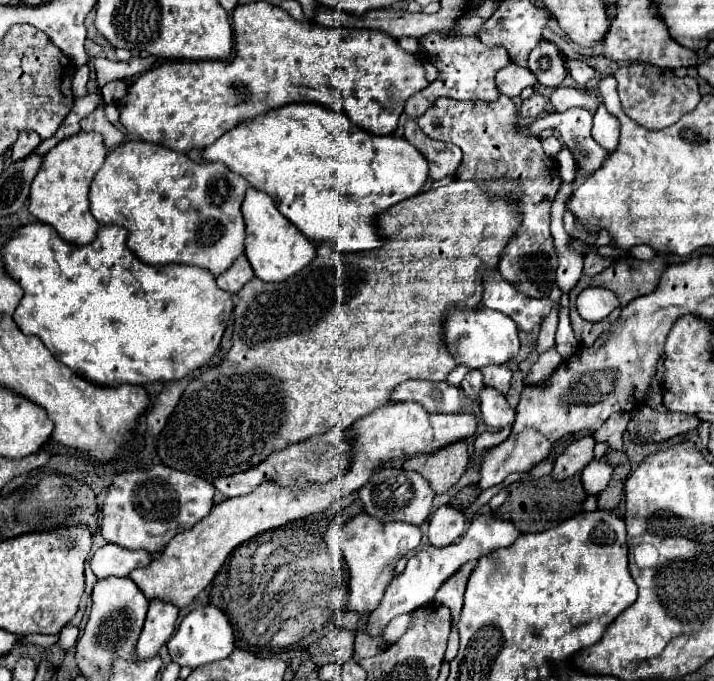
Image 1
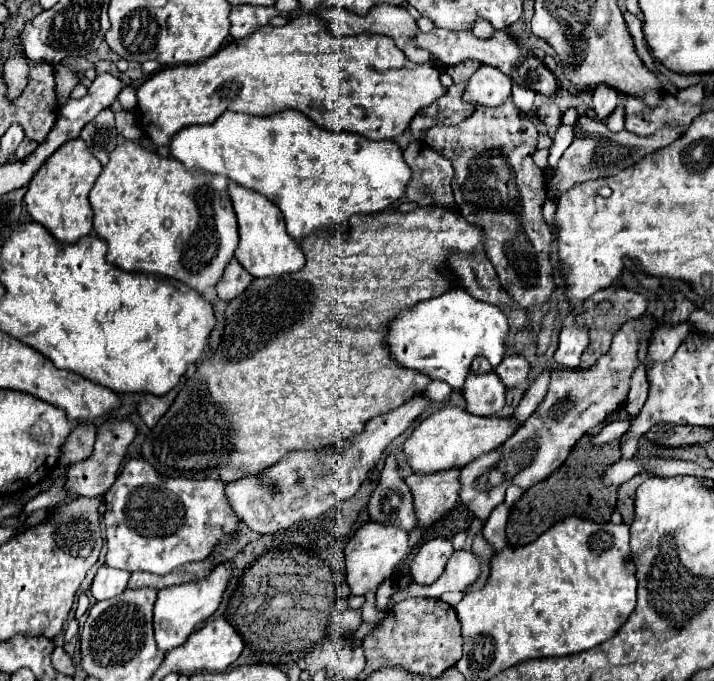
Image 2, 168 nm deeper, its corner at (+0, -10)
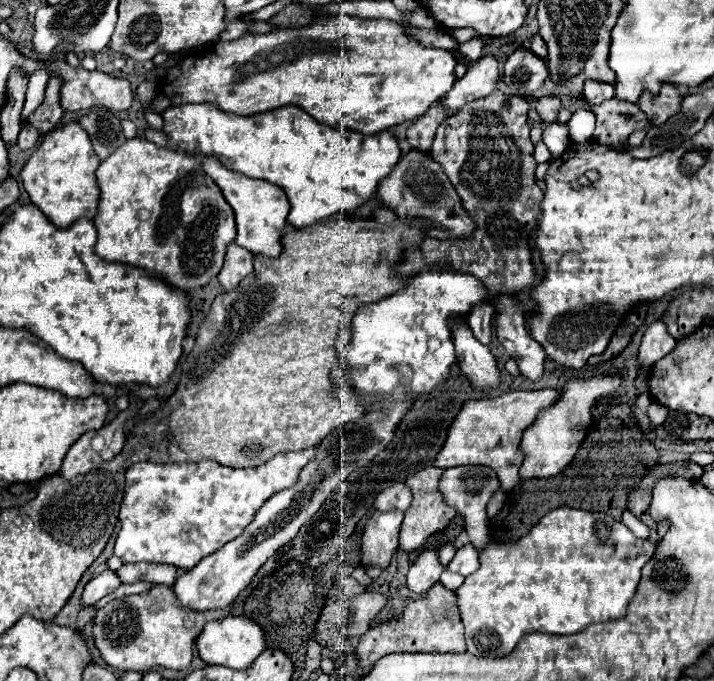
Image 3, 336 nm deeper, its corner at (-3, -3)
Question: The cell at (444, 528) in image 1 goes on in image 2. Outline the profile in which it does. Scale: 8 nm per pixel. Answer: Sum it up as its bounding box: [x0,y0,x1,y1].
[411,538,453,584]

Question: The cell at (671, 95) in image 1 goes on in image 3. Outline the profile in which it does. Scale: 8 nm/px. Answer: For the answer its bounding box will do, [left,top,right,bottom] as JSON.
[590,97,650,147]

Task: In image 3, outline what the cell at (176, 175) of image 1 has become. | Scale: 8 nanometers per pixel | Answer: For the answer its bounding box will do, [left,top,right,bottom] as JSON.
[94,137,236,291]

